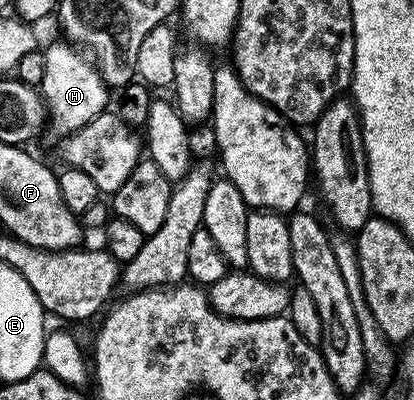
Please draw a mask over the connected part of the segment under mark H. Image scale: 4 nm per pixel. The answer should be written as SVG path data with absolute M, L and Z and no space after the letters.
M65 44L45 50L44 79L40 86L42 100L46 103L49 132L54 132L58 139L65 139L80 127L92 123L92 119L107 112L112 101L111 90L106 80L98 74L93 60L83 56L73 44Z

